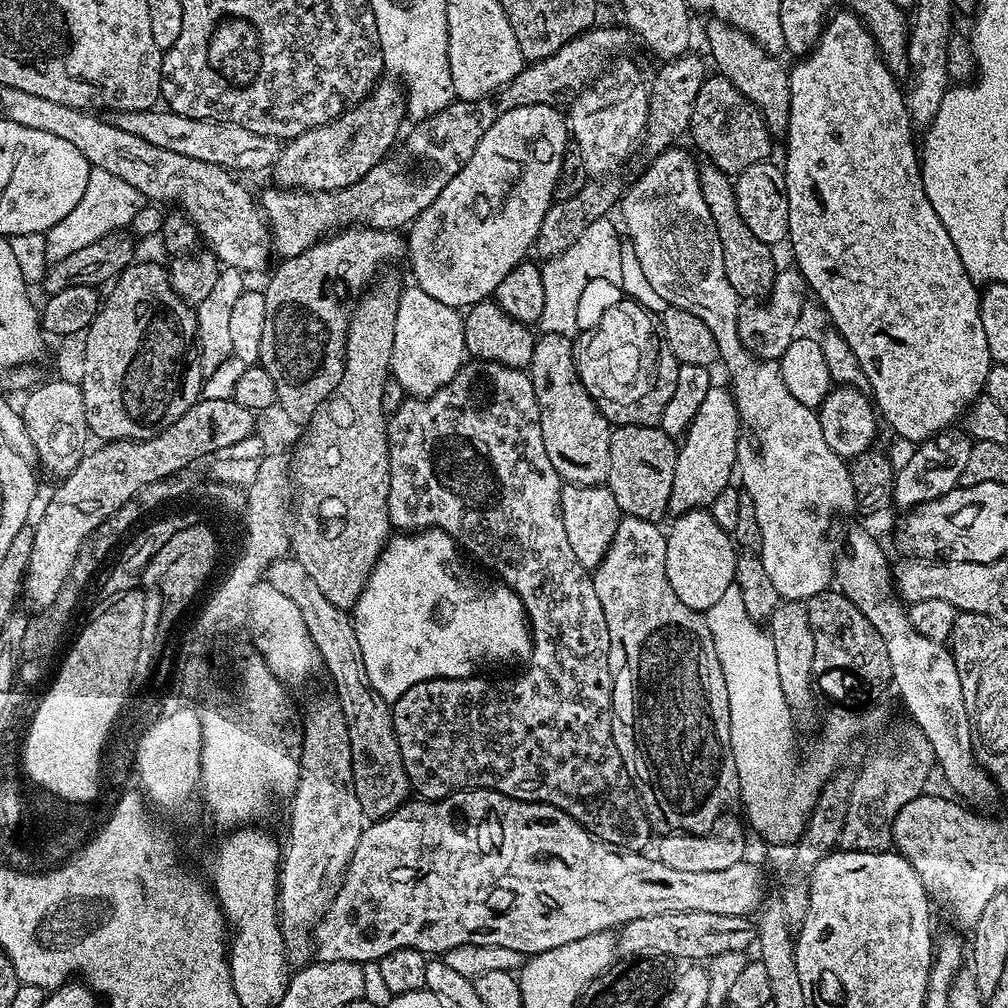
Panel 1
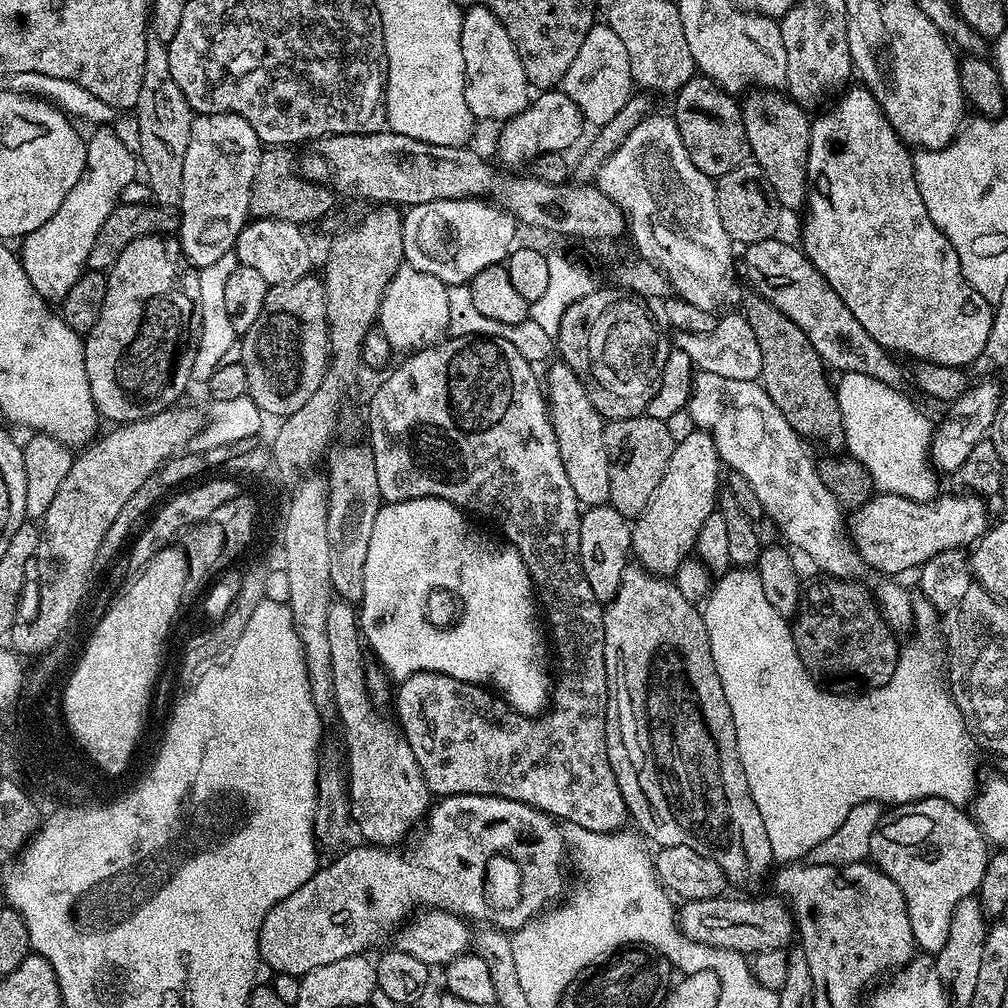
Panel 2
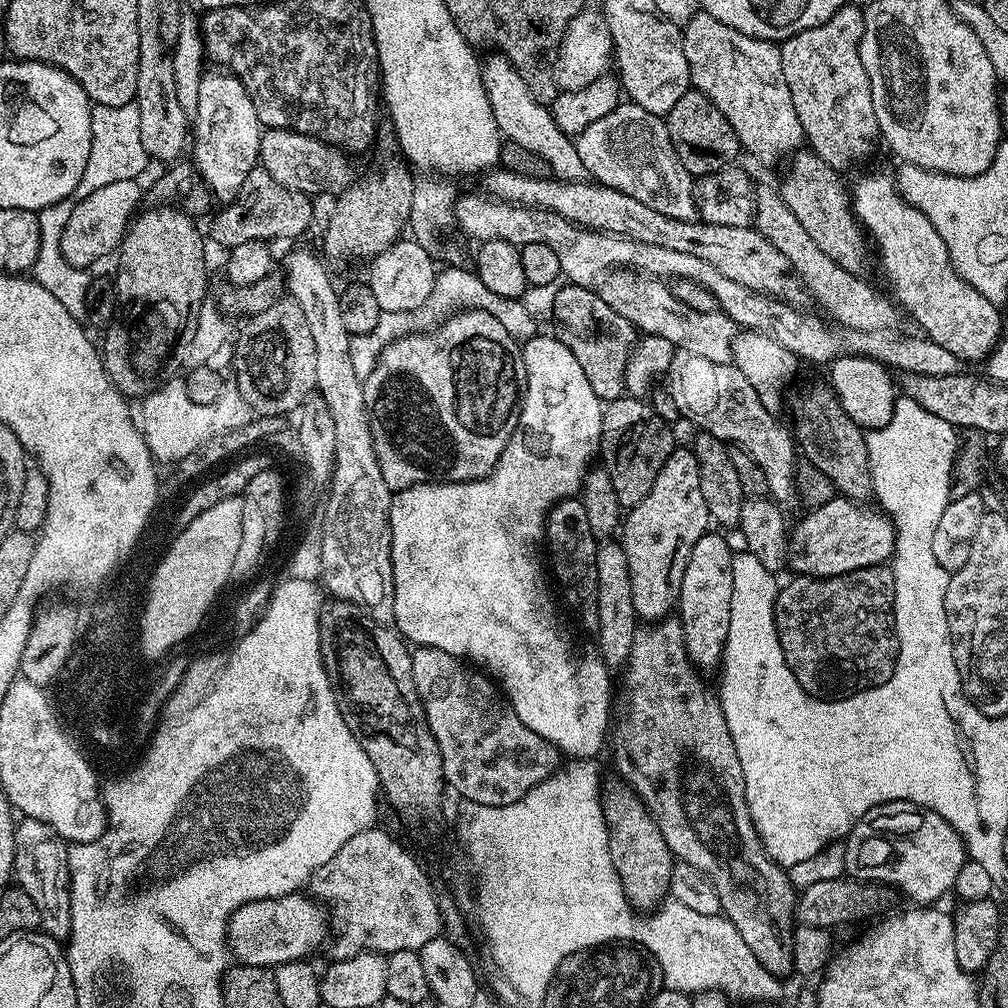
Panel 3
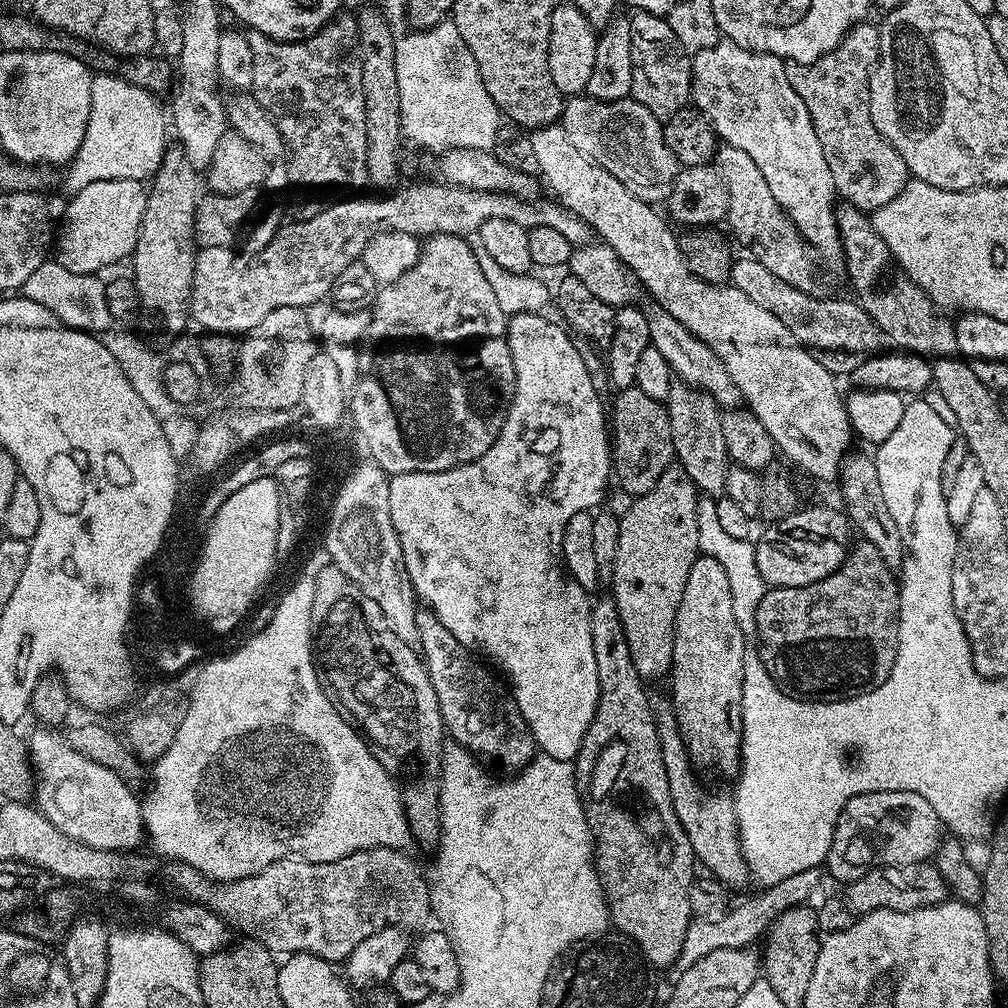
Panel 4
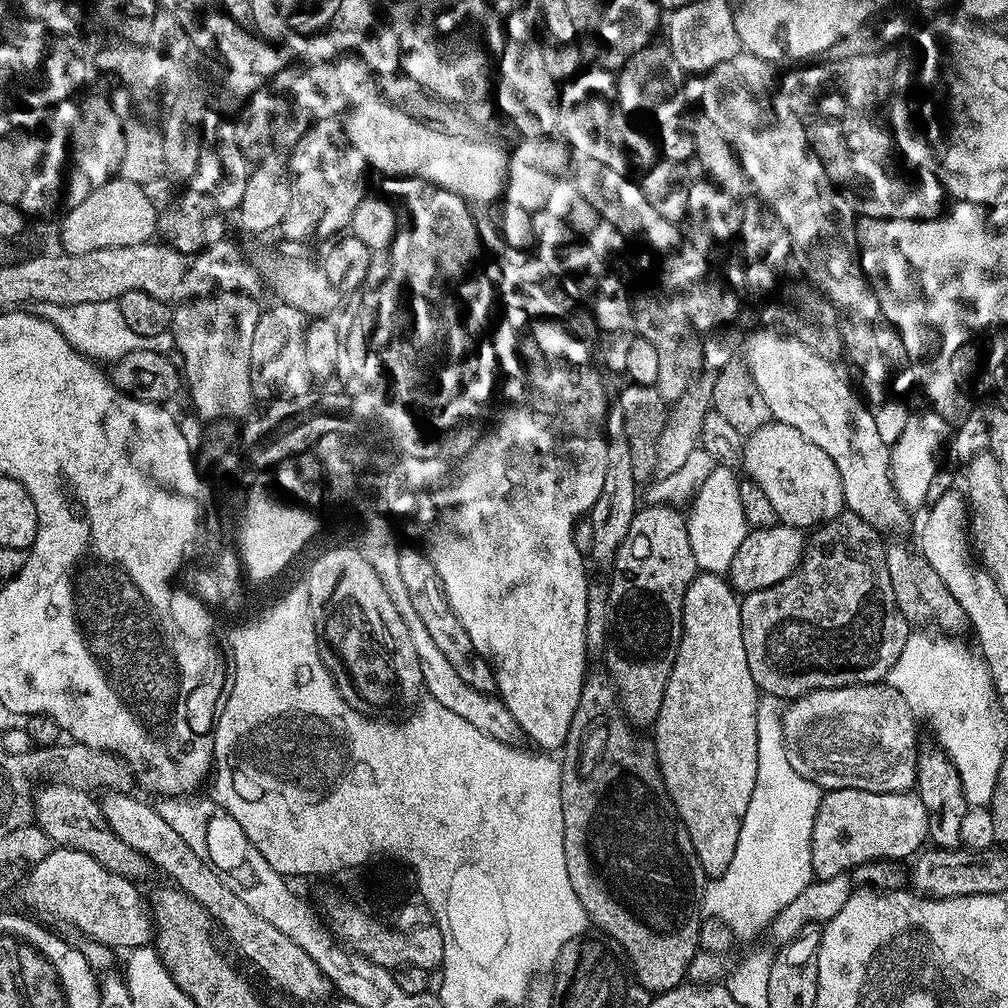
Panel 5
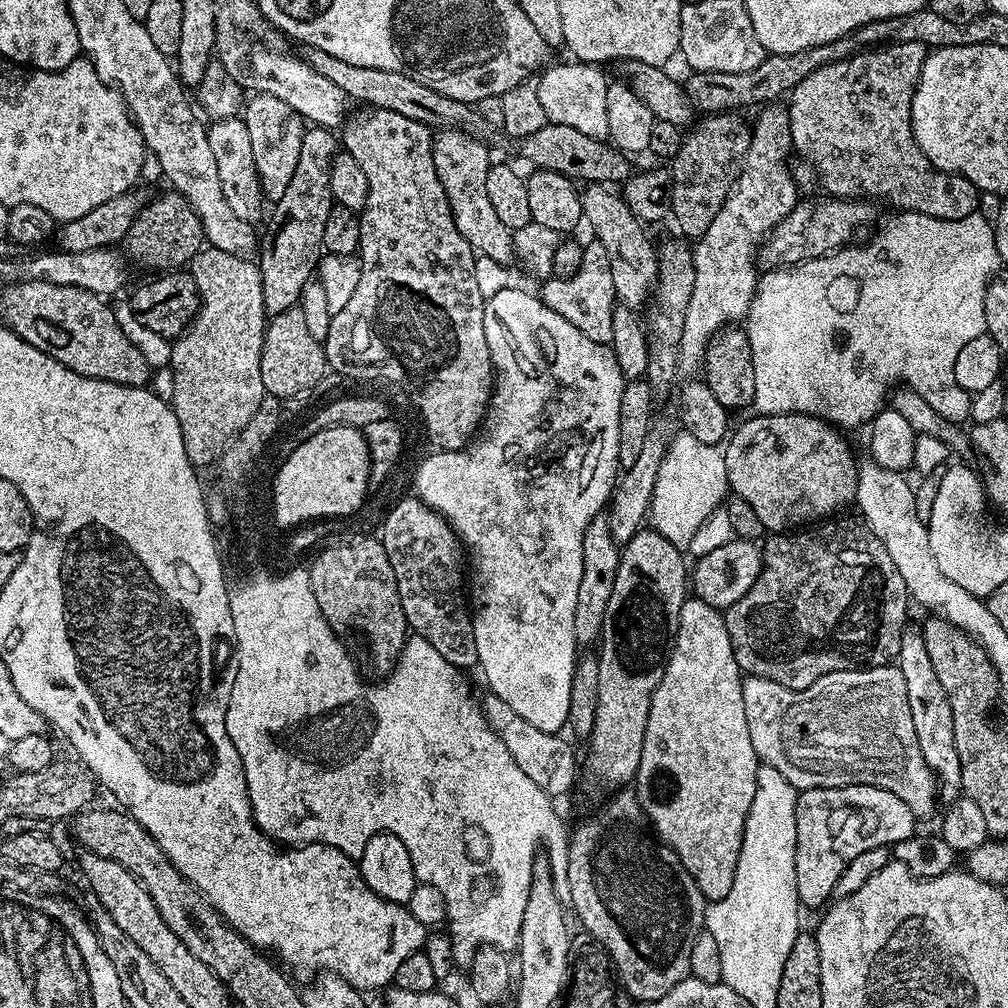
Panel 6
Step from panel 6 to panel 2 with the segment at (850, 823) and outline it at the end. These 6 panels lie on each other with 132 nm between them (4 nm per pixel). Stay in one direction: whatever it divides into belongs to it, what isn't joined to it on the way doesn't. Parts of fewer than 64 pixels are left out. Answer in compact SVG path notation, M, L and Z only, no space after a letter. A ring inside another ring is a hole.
M942 798L913 800L911 804L902 804L893 807L891 811L892 813L890 813L889 816L887 813L887 815L881 819L880 825L874 830L874 838L870 838L870 860L877 868L880 868L887 874L890 878L890 882L894 882L894 886L898 886L898 890L902 890L902 898L906 898L906 910L910 914L910 930L914 930L917 949L924 954L935 954L942 950L942 946L946 946L946 938L950 930L949 923L952 920L953 910L964 900L969 899L973 894L979 893L980 875L984 873L984 867L988 864L990 845L988 841L981 836L980 830L976 826L976 821L972 819L971 815L968 815L965 811L958 810L957 805L951 804L949 800L943 800Z

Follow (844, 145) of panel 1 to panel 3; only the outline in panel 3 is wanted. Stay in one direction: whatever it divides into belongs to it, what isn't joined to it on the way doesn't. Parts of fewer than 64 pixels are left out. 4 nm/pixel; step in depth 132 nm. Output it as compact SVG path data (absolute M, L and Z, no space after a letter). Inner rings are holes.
M868 172L853 188L851 185L850 203L860 227L870 234L871 243L884 251L880 268L888 279L891 299L897 300L918 323L924 324L923 331L930 334L942 350L950 350L950 354L962 362L987 361L1002 336L1001 309L982 298L982 294L954 270L946 242L942 242L930 218L907 204L896 189L895 179L884 172Z

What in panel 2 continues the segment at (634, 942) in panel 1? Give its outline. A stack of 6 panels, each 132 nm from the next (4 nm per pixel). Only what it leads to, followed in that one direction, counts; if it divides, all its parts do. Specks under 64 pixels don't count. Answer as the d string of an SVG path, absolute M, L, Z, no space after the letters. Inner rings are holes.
M721 894L709 900L681 903L678 908L680 930L694 942L741 954L755 954L775 948L787 949L794 940L794 917L791 907L783 899L772 896L765 900L727 900L727 895Z

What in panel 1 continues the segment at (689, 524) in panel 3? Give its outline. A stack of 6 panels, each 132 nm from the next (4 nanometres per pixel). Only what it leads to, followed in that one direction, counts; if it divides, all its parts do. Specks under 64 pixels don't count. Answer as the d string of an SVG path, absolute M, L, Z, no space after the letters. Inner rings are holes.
M713 386L706 390L706 398L702 406L698 406L698 414L694 414L682 437L674 462L674 486L670 486L669 513L707 509L714 498L718 498L718 494L722 494L722 490L733 483L738 468L738 453L741 451L742 421L736 400L731 391L724 388Z

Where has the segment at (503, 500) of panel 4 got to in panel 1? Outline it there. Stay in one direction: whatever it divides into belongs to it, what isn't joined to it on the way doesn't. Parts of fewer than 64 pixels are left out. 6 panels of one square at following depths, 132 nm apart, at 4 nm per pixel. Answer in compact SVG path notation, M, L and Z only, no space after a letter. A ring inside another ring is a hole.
M426 528L423 530L412 530L407 534L396 534L384 545L384 550L380 557L376 559L376 565L372 567L372 573L364 584L364 589L360 591L360 596L356 600L356 605L350 609L354 634L358 634L358 647L362 649L362 662L366 666L366 675L370 678L370 686L377 696L383 700L394 702L410 686L418 682L427 680L461 680L467 676L476 676L479 668L484 668L487 664L504 664L507 660L520 660L532 655L532 634L528 627L528 617L514 589L508 587L503 582L495 579L483 580L480 576L475 576L470 569L464 565L465 557L452 537L447 536L441 528Z

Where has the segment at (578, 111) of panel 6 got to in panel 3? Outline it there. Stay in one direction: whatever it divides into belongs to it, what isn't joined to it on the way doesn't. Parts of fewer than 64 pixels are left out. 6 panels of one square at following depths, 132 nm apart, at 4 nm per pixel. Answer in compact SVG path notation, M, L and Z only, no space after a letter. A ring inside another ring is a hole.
M620 102L610 114L591 122L574 139L585 173L595 183L630 194L630 198L638 198L650 210L675 220L697 219L694 178L682 166L670 142L667 123L661 117L637 104Z

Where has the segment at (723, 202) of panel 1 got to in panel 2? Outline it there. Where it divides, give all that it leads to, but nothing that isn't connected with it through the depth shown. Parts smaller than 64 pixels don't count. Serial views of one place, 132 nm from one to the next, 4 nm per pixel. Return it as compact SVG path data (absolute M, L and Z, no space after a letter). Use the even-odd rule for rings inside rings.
M749 291L747 295L742 315L746 318L746 322L750 322L750 330L754 330L758 338L758 350L762 350L759 383L764 385L766 394L770 394L770 402L774 402L774 406L782 410L782 418L786 418L786 422L790 422L792 429L805 441L817 440L820 444L829 444L832 447L829 449L843 449L844 427L840 407L836 401L836 390L833 381L831 379L828 381L830 372L818 350L814 350L810 338L806 338L806 334L802 334L802 330L798 330L798 326L794 326L794 322L790 322L786 314L782 314L782 310L778 310L766 298L762 298L758 292Z

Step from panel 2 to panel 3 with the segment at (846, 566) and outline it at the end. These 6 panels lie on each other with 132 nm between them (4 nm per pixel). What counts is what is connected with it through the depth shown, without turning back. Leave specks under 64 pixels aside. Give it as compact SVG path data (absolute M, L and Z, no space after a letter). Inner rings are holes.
M677 350L668 367L666 383L668 383L666 390L674 398L674 406L681 417L685 416L690 423L697 424L700 432L708 432L729 446L741 448L747 456L754 458L754 462L758 462L758 466L762 466L762 474L766 474L767 495L776 503L787 506L791 502L792 496L794 500L797 495L794 466L798 459L798 448L794 443L793 433L789 429L787 432L776 421L777 417L774 413L766 410L766 406L762 406L762 398L758 398L754 386L750 386L750 382L746 382L746 374L742 374L742 370L738 370L733 363L715 364L706 358L701 358L698 354Z

